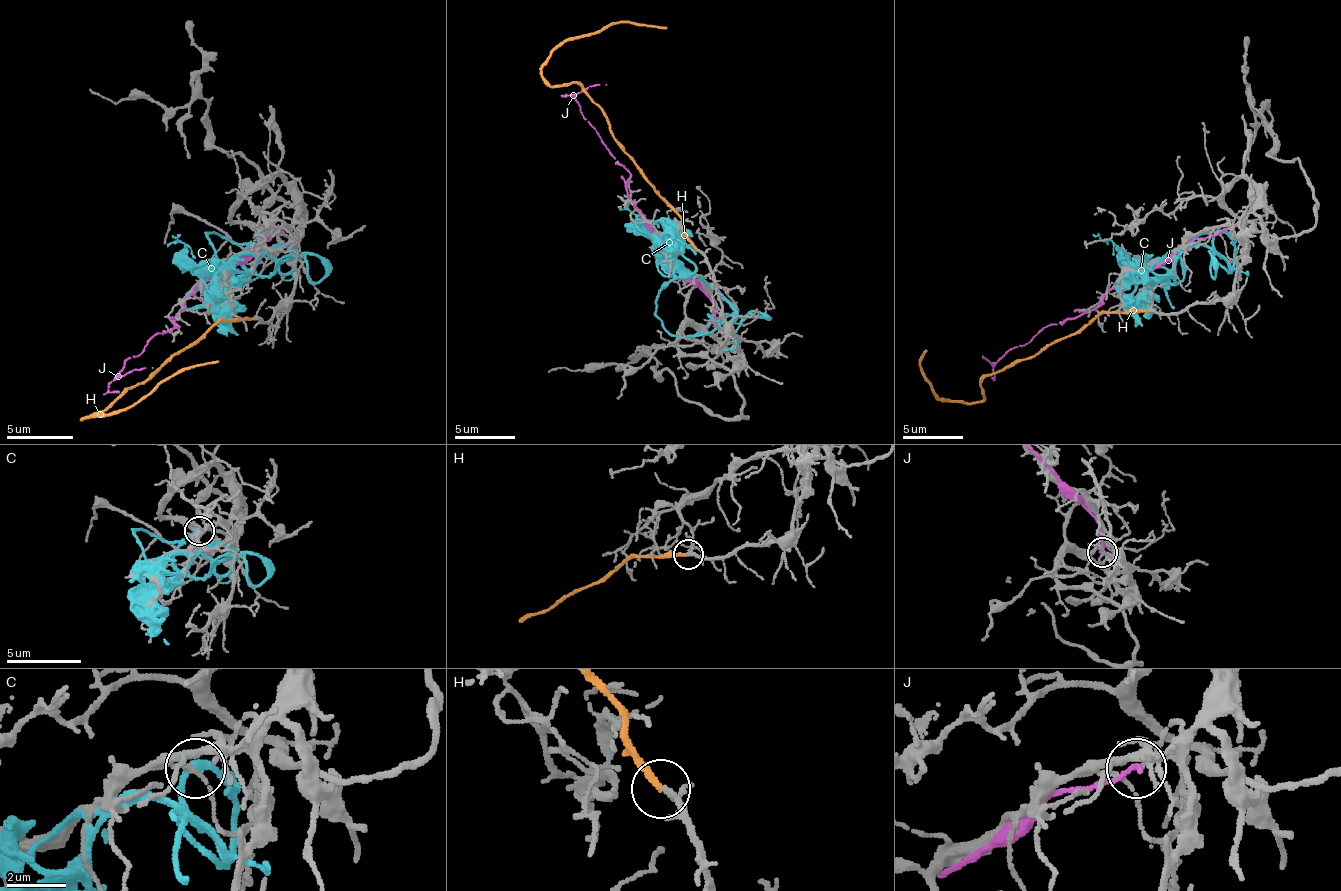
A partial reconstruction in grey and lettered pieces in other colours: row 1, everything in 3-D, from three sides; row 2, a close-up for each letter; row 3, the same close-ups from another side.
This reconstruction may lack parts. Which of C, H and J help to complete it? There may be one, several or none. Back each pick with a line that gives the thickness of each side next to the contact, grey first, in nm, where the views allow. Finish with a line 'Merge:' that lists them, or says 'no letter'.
H: 190/240 nm
Merge: H

